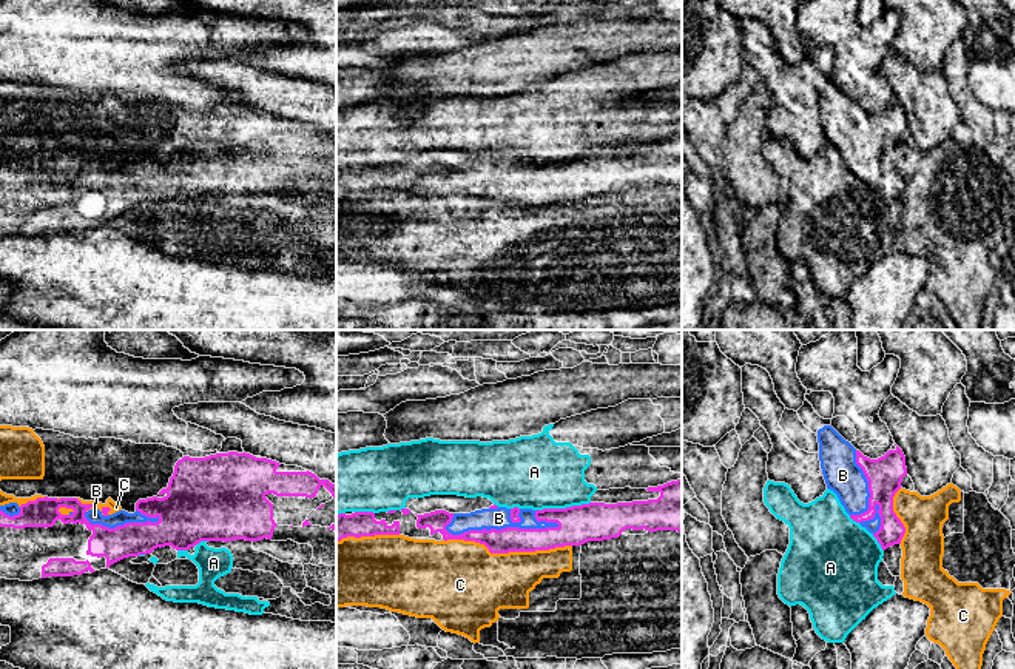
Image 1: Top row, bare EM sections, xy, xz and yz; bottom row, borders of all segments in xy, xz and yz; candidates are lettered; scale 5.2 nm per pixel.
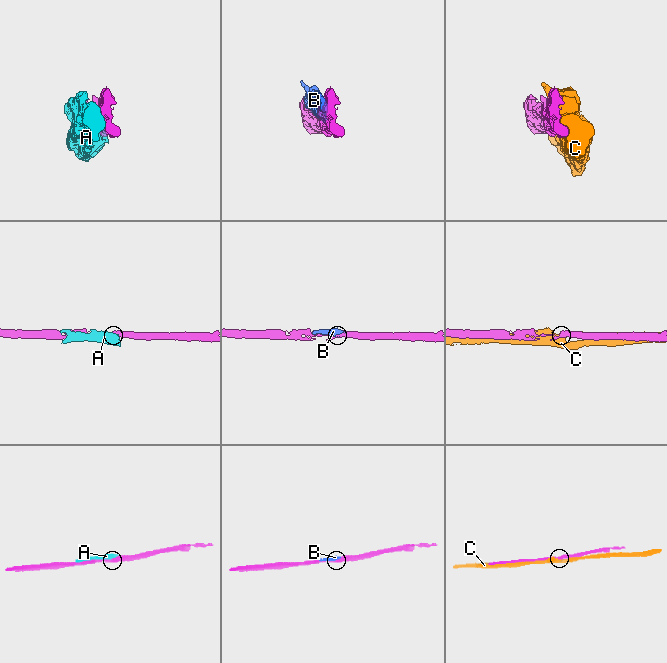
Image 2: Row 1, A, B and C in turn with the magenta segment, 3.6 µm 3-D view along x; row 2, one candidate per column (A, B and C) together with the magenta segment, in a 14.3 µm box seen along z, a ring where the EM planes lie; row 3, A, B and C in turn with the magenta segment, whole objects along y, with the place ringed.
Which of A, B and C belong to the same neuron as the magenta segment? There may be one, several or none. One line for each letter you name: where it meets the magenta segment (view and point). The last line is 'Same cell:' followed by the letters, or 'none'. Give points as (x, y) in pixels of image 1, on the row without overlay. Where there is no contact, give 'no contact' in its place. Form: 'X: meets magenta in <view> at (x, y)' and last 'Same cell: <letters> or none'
B: meets magenta in xz at (502, 184)
Same cell: B

